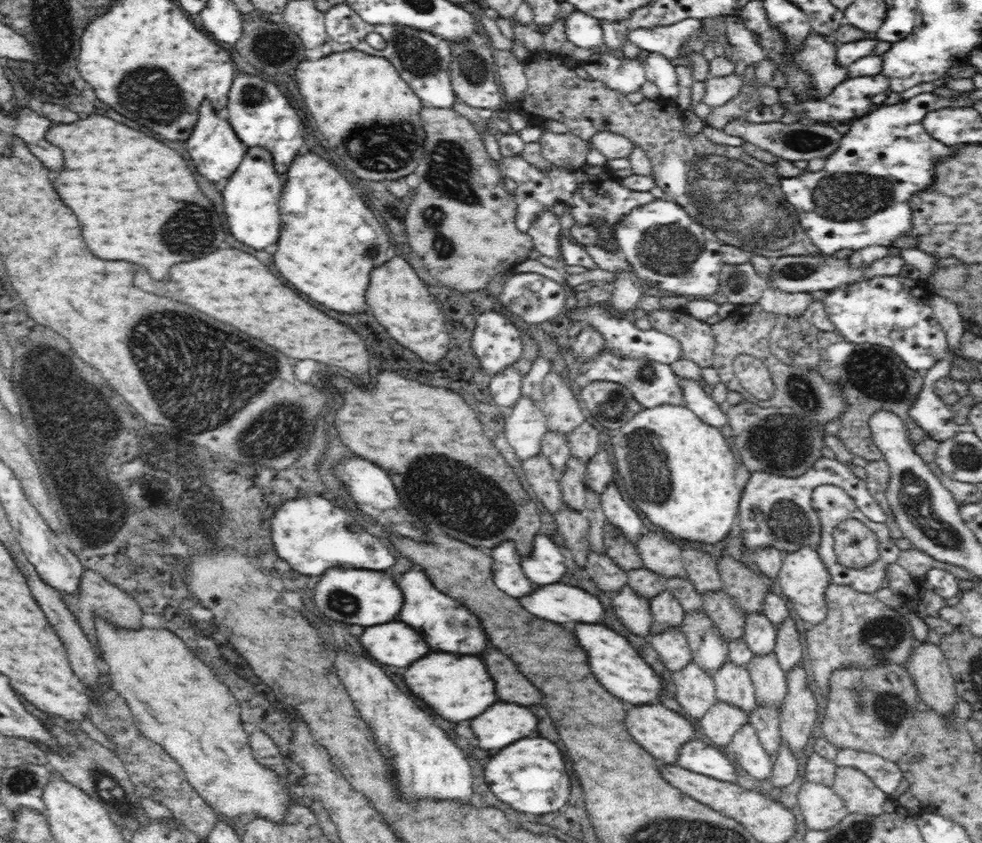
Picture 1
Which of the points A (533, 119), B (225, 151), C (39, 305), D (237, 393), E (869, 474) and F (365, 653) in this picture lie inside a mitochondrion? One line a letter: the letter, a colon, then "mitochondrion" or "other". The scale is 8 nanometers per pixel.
A: other
B: other
C: other
D: mitochondrion
E: other
F: other

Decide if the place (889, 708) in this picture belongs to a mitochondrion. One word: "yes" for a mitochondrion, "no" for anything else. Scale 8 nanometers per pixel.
yes

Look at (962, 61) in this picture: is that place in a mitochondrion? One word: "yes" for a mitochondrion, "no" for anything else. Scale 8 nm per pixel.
no

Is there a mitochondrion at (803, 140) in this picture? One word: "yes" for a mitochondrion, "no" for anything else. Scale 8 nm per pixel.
yes

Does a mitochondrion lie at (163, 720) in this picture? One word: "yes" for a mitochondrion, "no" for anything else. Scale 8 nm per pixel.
no

